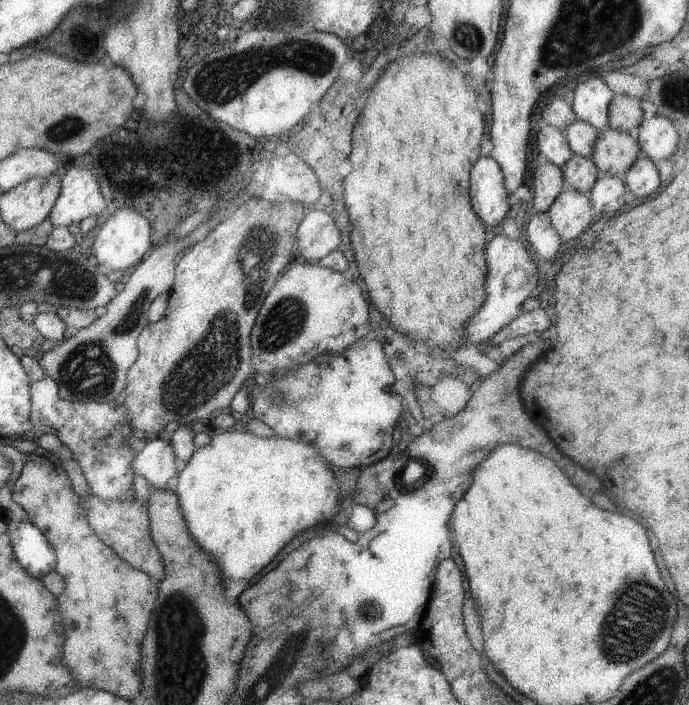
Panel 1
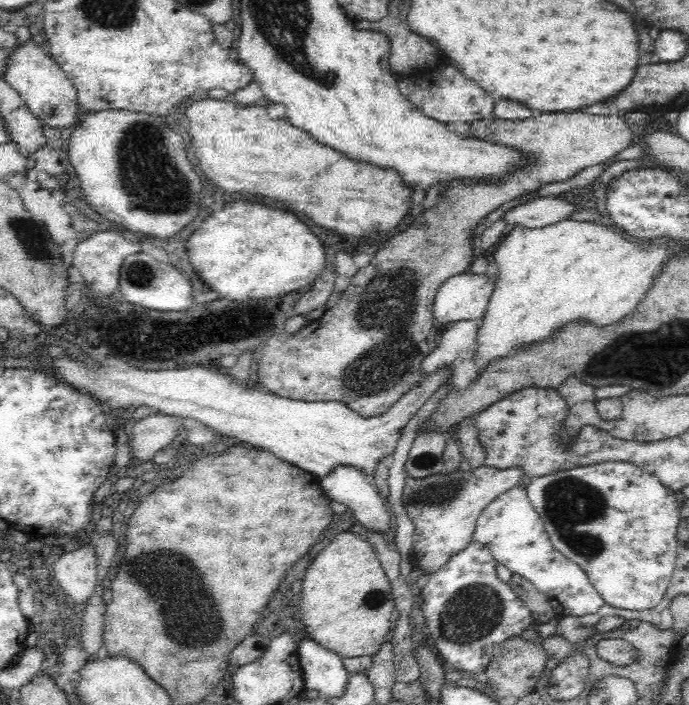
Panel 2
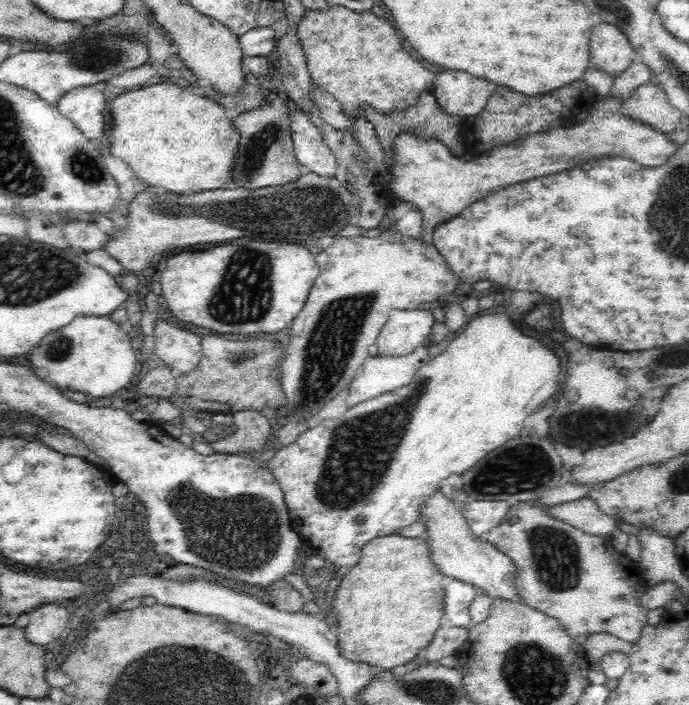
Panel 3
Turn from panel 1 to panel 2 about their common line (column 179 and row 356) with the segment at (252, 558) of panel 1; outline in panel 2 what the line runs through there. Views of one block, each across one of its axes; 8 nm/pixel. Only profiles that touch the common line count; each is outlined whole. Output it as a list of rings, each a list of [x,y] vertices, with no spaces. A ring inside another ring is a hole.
[[[568,219],[561,220],[550,226],[544,226],[542,229],[528,231],[522,229],[521,226],[516,226],[507,234],[500,246],[494,250],[494,264],[492,271],[495,275],[495,281],[493,284],[492,296],[490,296],[490,302],[482,315],[482,318],[478,322],[477,335],[475,338],[475,347],[471,358],[476,365],[475,374],[480,377],[495,361],[500,358],[506,358],[506,356],[512,356],[516,354],[518,350],[522,348],[528,348],[528,346],[534,346],[534,344],[540,344],[544,340],[550,340],[558,330],[562,330],[566,324],[572,324],[572,322],[587,322],[593,324],[598,328],[604,328],[604,326],[610,326],[614,322],[620,322],[624,316],[630,314],[634,308],[643,300],[645,294],[650,290],[650,285],[654,280],[654,272],[658,270],[658,266],[664,263],[666,256],[666,244],[664,242],[654,243],[638,243],[628,239],[624,234],[618,233],[618,230],[613,226],[602,226],[593,222],[583,221],[568,221]]]

